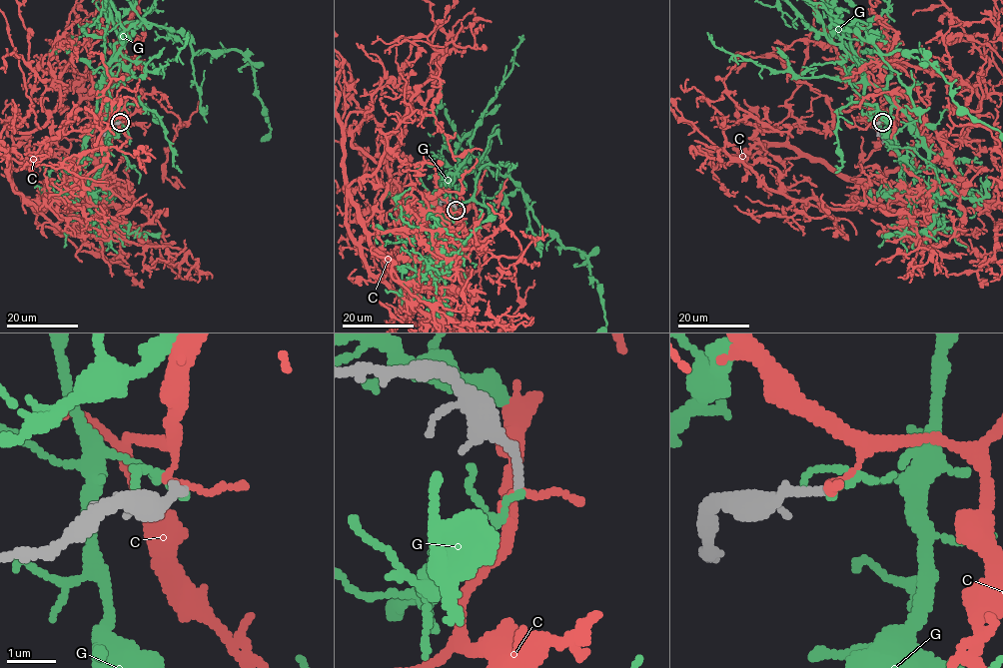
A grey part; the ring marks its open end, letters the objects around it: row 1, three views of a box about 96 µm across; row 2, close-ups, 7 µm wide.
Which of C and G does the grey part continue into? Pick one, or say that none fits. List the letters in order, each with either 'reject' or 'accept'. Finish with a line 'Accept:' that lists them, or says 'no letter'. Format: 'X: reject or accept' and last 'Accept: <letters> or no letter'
C: reject
G: reject
Accept: no letter

